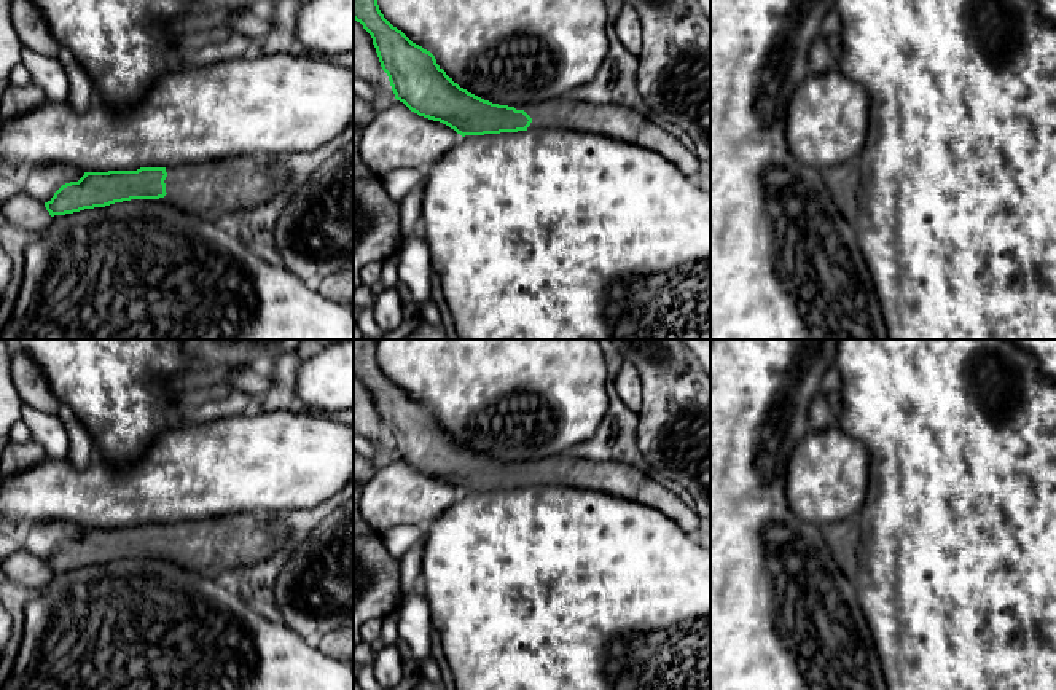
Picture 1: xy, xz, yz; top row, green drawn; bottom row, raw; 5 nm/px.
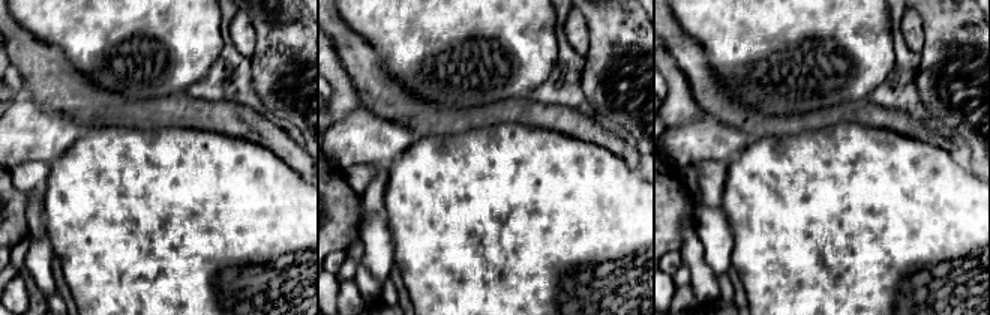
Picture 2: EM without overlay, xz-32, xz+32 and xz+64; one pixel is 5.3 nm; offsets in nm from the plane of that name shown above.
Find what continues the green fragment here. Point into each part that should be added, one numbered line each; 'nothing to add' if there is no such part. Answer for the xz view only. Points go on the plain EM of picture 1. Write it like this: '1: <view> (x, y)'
1: xz (564, 469)

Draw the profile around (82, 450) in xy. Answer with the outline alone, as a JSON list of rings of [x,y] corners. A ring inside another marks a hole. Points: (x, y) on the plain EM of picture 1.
[[[61,406],[56,416],[64,422],[70,438],[67,459],[80,470],[86,468],[96,451],[92,437],[70,408]]]

